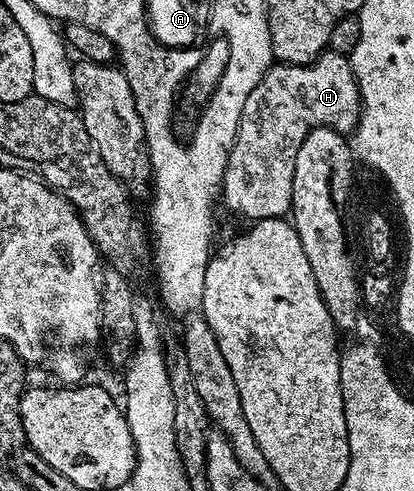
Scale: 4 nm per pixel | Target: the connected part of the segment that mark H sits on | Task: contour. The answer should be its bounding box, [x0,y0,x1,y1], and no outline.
[222,50,360,222]

